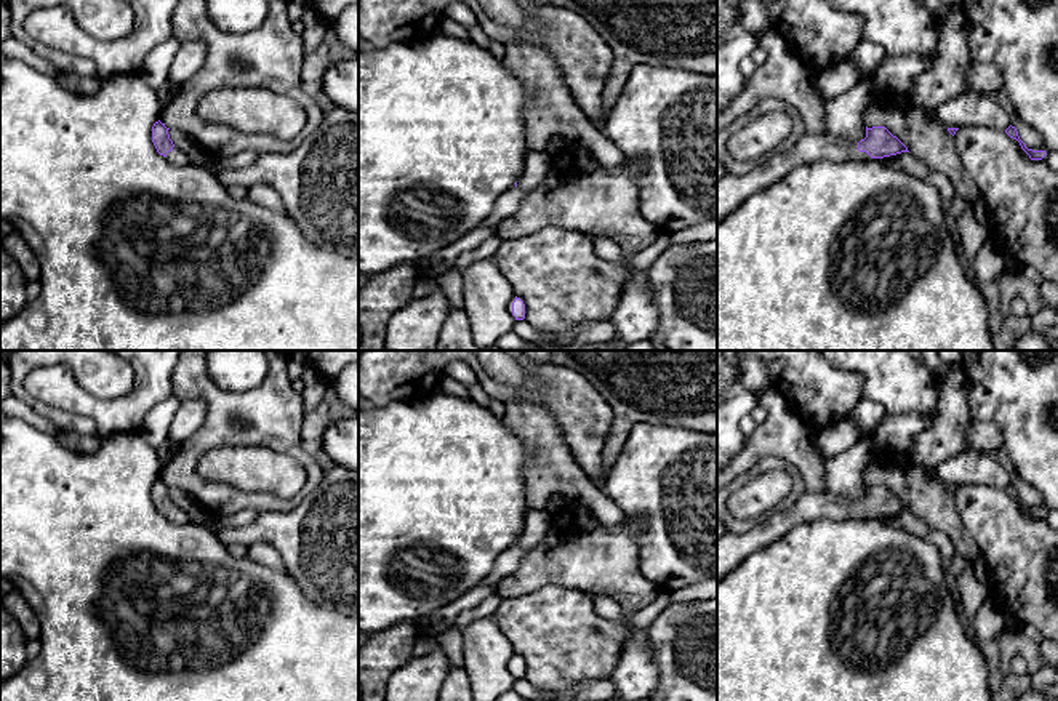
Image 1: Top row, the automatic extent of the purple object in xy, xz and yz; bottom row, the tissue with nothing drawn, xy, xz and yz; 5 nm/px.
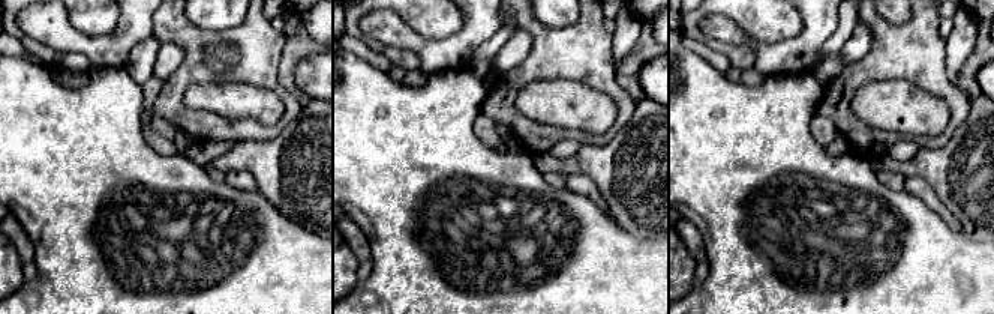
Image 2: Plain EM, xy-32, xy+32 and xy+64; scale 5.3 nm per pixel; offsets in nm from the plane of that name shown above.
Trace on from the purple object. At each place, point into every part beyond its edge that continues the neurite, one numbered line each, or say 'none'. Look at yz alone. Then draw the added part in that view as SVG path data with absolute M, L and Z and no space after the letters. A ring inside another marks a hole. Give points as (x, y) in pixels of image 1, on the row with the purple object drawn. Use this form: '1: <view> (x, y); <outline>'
1: yz (732, 191); M805 131L792 147L757 162L751 171L739 176L725 173L717 178L717 224L747 197L768 189L800 165L816 160L848 162L868 158L871 158L869 154L858 150L858 141L844 139L828 131Z

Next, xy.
1: xy (176, 156); M176 146L173 147L171 152L166 154L166 158L176 165L176 166L186 166L189 165L189 157L187 154L184 154L181 149L178 149Z

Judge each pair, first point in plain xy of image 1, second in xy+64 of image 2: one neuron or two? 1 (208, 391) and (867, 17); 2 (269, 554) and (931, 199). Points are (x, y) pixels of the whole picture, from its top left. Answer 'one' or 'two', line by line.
1: one
2: one

